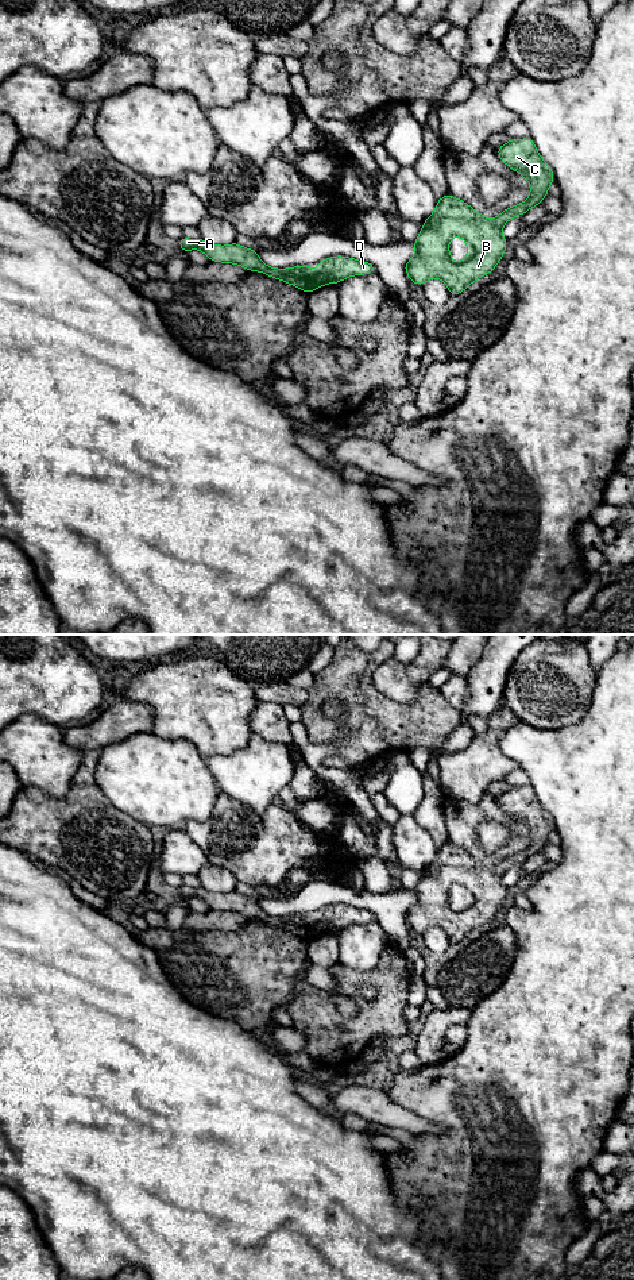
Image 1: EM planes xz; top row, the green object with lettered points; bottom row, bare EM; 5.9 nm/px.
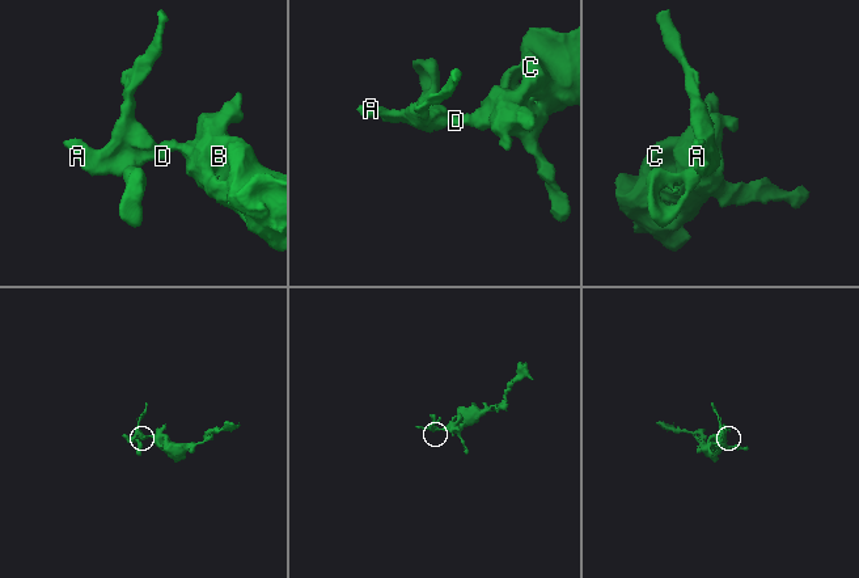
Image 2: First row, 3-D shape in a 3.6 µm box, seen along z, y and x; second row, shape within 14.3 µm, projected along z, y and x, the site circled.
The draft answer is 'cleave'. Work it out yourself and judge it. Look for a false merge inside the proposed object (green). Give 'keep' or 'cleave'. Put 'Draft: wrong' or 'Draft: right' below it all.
keep
Draft: wrong

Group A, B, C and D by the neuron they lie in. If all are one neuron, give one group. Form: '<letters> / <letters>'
A B C D

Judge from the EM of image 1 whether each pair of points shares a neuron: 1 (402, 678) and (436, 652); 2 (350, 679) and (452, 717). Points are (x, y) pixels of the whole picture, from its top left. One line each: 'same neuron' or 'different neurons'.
1: same neuron
2: same neuron

